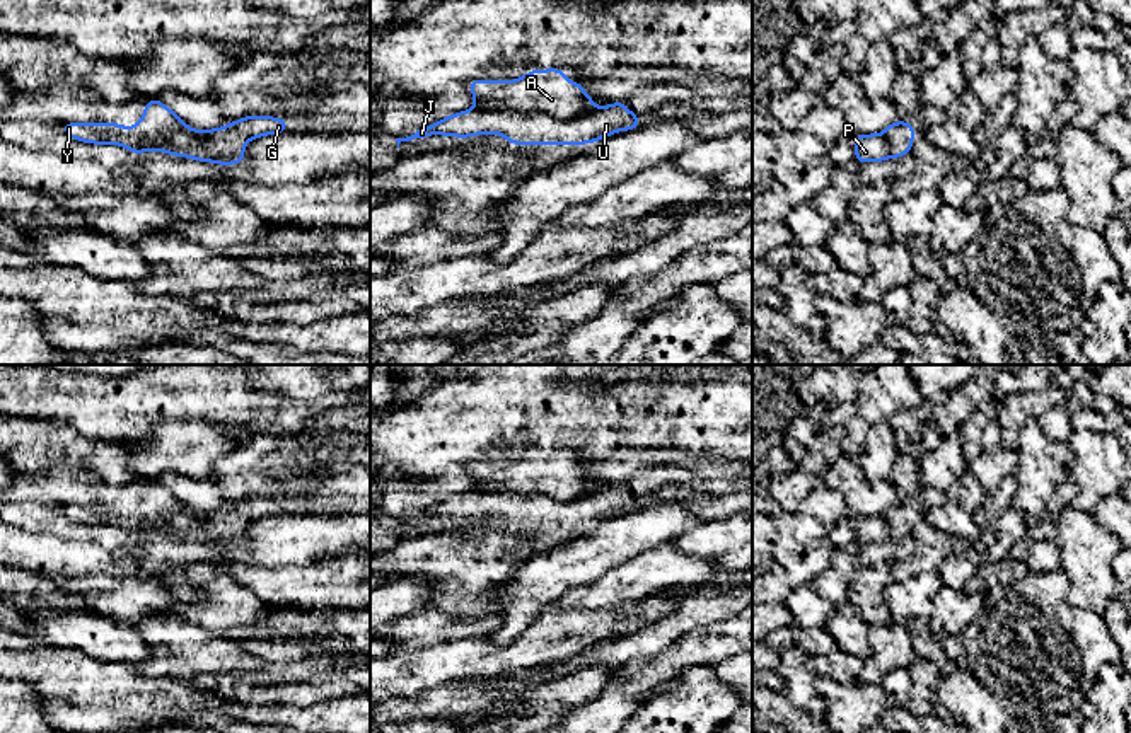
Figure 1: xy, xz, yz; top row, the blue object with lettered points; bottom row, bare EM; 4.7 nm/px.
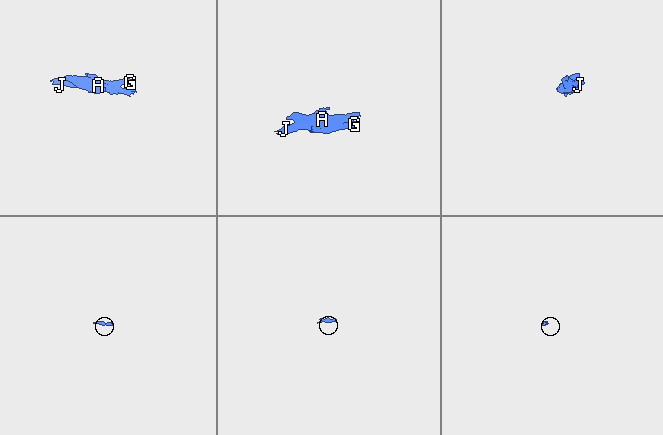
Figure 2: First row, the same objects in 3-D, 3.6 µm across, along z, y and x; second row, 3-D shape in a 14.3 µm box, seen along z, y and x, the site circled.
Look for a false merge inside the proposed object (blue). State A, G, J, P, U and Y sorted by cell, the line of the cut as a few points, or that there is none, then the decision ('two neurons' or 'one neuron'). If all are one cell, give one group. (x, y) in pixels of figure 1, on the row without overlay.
A P / G J U Y; cut in xy along (87, 507), (133, 512), (144, 519), (161, 513), (169, 517); two neurons

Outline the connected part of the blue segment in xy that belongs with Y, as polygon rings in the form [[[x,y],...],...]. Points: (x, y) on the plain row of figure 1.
[[[61,505],[61,511],[72,522],[87,523],[92,527],[114,525],[114,527],[121,527],[131,534],[135,530],[145,528],[147,525],[160,527],[169,518],[169,513],[160,513],[160,515],[154,517],[152,520],[143,520],[135,513],[97,511],[97,510],[90,510],[89,506],[78,506],[78,505]]]

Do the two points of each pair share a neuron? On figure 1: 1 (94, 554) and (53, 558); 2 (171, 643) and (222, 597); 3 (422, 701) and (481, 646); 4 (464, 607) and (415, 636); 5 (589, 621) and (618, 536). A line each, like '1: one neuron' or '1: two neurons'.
1: one neuron
2: two neurons
3: two neurons
4: two neurons
5: two neurons

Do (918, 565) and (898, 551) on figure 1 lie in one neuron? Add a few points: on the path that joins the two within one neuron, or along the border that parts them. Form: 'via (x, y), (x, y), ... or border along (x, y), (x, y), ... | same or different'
border along (911, 534), (916, 549), (887, 568) | different

